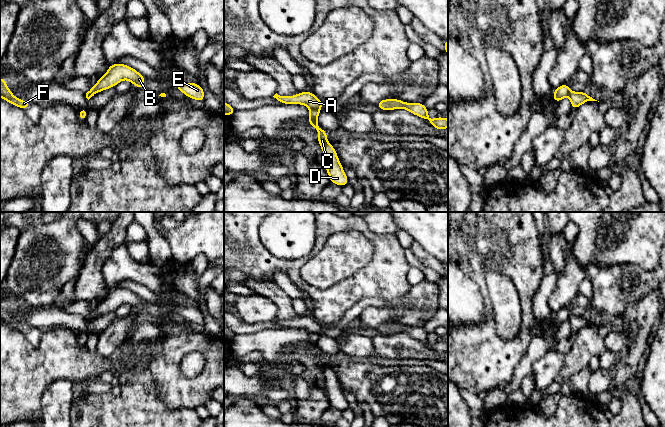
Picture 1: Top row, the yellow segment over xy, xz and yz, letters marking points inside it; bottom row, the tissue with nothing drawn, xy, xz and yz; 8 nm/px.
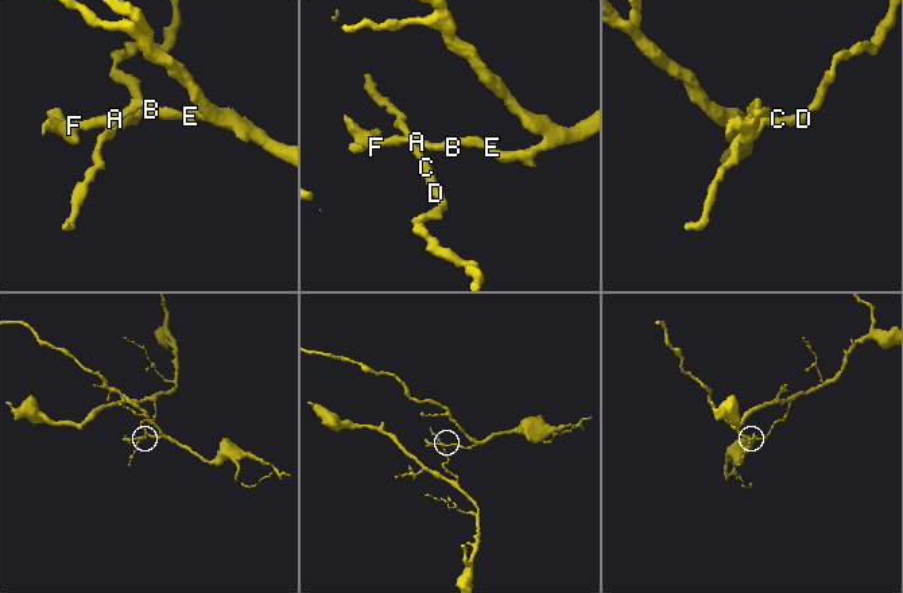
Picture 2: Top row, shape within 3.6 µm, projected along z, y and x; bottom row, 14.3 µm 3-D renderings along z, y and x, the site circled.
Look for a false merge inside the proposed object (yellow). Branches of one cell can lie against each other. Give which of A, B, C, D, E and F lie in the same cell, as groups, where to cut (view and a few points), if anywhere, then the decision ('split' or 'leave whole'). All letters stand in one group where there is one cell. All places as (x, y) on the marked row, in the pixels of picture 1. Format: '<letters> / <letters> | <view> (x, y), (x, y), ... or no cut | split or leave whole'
A B E F / C D | xz (310, 109), (317, 109), (319, 111) | split

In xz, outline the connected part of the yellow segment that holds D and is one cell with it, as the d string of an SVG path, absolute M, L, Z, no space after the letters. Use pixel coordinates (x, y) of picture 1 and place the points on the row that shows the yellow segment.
M310 110L309 119L307 121L309 122L310 126L315 128L319 134L317 143L322 148L325 158L324 166L327 169L331 183L343 187L347 185L350 180L345 175L344 169L340 164L335 148L327 142L328 132L318 126L317 118L319 116L319 113L319 110Z

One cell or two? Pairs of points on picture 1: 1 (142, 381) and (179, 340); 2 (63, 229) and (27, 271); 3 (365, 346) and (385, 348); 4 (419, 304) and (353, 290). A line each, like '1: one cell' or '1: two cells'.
1: two cells
2: one cell
3: two cells
4: two cells

